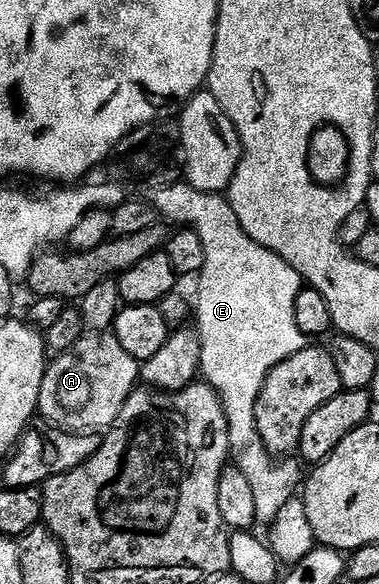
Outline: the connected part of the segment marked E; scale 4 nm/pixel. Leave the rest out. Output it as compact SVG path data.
M181 181L171 183L169 187L155 188L154 195L157 216L161 220L169 219L164 220L169 224L176 223L172 225L183 225L196 231L202 241L202 249L206 249L206 261L198 276L200 288L196 291L196 303L194 299L194 327L202 345L200 375L203 382L215 389L224 406L230 433L229 458L233 466L241 469L253 488L257 522L270 525L280 509L299 490L304 472L302 473L303 466L299 460L288 457L277 461L266 449L265 442L257 431L256 402L268 374L279 363L286 361L286 357L294 357L294 353L310 346L308 336L302 333L302 329L298 329L298 324L294 321L294 301L302 290L302 280L289 263L278 257L278 253L258 245L258 241L249 237L246 229L242 229L238 217L234 217L234 209L223 194L199 191Z

